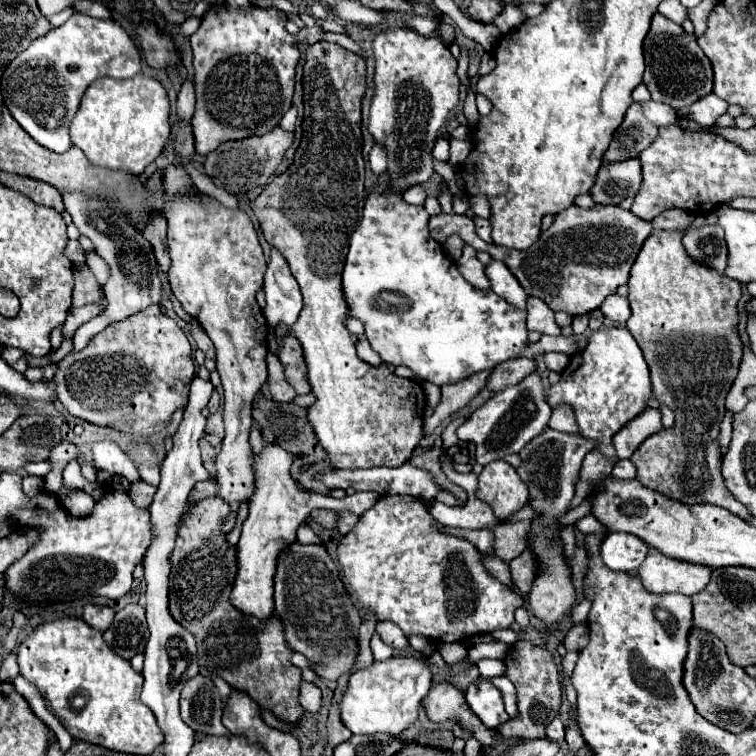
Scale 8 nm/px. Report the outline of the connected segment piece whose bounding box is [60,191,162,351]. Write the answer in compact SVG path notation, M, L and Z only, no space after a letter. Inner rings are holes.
M60 191L66 211L72 215L72 223L78 227L82 235L86 235L94 251L108 263L110 277L104 285L104 295L108 299L108 307L102 315L84 323L74 335L74 349L82 351L86 343L98 335L108 323L122 321L134 313L144 311L148 305L160 305L162 301L162 283L158 277L158 263L154 259L154 249L130 221L128 213L118 207L116 195L82 195L82 191Z

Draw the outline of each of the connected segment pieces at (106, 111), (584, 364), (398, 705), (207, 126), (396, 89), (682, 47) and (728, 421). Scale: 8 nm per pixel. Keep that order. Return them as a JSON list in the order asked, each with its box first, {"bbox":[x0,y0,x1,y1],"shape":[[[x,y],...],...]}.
[{"bbox":[70,73,170,175],"shape":[[[142,73],[130,79],[102,77],[86,89],[80,109],[70,123],[70,137],[90,163],[140,175],[162,153],[170,137],[168,113],[170,103],[160,81]]]},{"bbox":[548,327,650,463],"shape":[[[612,327],[594,332],[588,339],[584,351],[570,358],[568,366],[561,373],[560,383],[552,385],[548,403],[568,403],[576,413],[578,433],[584,439],[592,439],[606,459],[618,463],[612,437],[630,419],[644,411],[646,399],[650,397],[650,371],[642,359],[642,351],[628,329]]]},{"bbox":[340,657,430,735],"shape":[[[390,657],[388,661],[374,661],[372,667],[356,671],[348,679],[348,691],[340,703],[344,725],[356,735],[402,735],[416,719],[420,701],[430,691],[430,667],[414,657]]]},{"bbox":[190,5,300,157],"shape":[[[212,5],[202,17],[202,25],[190,37],[192,51],[194,51],[194,71],[196,71],[194,75],[196,111],[192,117],[192,127],[194,127],[198,155],[206,157],[226,141],[270,133],[280,123],[284,113],[292,107],[294,75],[296,75],[296,63],[300,59],[300,53],[294,35],[290,35],[284,29],[284,23],[286,23],[286,13],[282,17],[282,11],[274,7],[260,9],[252,5],[242,11],[228,9],[226,5],[222,7]]]},{"bbox":[368,27,460,195],"shape":[[[388,27],[372,39],[374,95],[370,101],[368,133],[382,145],[388,157],[390,189],[402,195],[406,189],[428,181],[434,173],[432,149],[442,125],[460,99],[456,59],[438,39],[416,35],[412,27]]]},{"bbox":[644,13,712,109],"shape":[[[660,13],[652,17],[652,27],[644,39],[644,57],[644,83],[654,101],[666,103],[672,109],[680,109],[696,103],[712,91],[712,65],[698,47],[694,35],[686,35],[680,25],[672,23]]]},{"bbox":[720,411,734,453],"shape":[[[726,411],[726,417],[724,417],[722,427],[720,427],[720,445],[722,445],[722,453],[728,449],[728,443],[730,443],[732,421],[734,421],[734,413],[732,413],[732,411]]]}]

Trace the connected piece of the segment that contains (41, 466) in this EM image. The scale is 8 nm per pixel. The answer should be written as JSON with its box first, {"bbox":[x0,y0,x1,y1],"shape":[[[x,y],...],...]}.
{"bbox":[24,461,50,477],"shape":[[[42,461],[42,463],[26,463],[26,465],[24,465],[24,473],[44,477],[44,475],[50,471],[48,467],[50,467],[50,465],[48,465],[48,461]]]}

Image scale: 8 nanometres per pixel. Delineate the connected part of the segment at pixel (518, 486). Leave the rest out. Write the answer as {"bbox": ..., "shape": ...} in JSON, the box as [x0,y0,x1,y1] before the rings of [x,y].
{"bbox":[476,461,528,523],"shape":[[[492,461],[478,475],[476,497],[486,501],[494,509],[498,521],[504,523],[510,513],[526,505],[528,491],[512,465],[506,461]]]}

